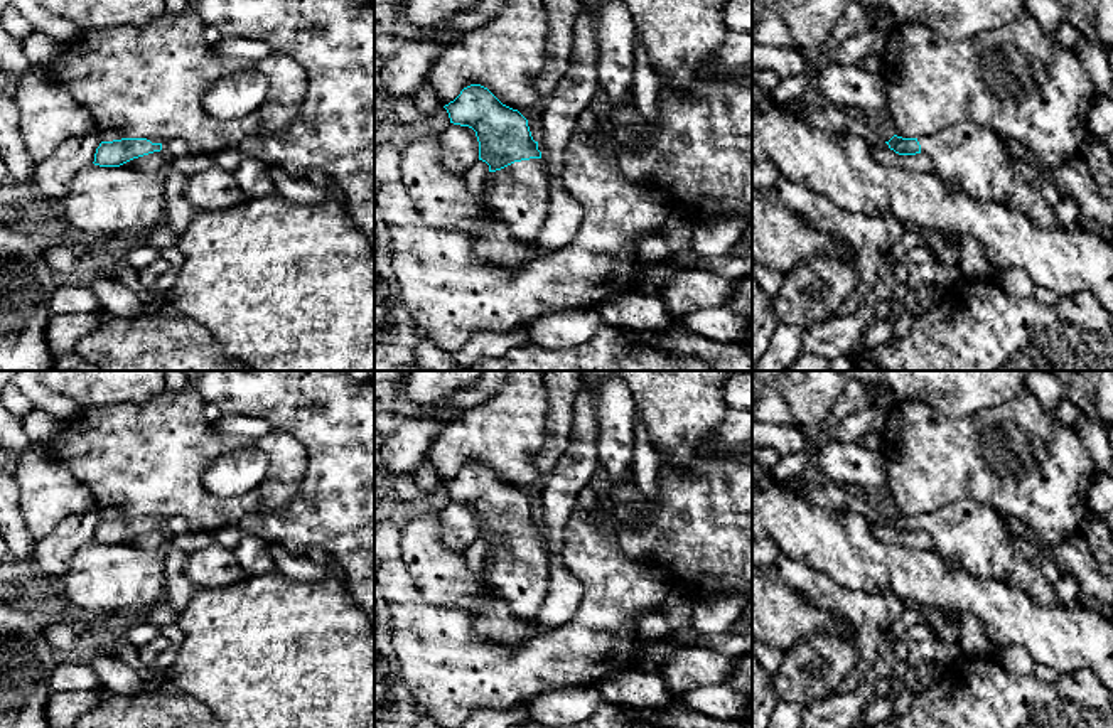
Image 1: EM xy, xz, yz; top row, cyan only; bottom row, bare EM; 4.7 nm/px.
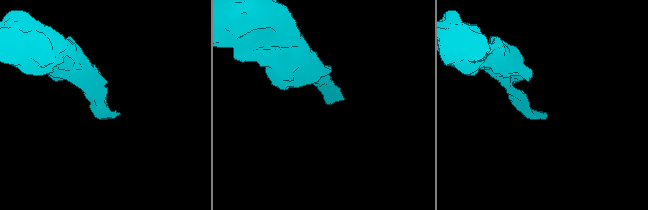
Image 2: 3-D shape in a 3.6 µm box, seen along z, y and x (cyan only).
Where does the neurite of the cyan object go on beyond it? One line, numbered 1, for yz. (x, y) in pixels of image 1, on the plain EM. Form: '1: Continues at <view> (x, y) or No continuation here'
1: Continues at yz (973, 533)

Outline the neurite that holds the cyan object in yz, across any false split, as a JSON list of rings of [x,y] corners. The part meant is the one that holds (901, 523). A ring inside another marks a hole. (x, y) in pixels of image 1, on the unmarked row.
[[[958,500],[924,516],[894,512],[885,519],[899,533],[928,531],[934,549],[954,556],[973,575],[1022,588],[1042,607],[1061,605],[1054,583],[1027,558],[1017,556],[1003,517],[976,500]]]

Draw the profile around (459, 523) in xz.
[[[450,500],[440,511],[442,541],[450,549],[465,551],[479,538],[479,519],[469,504]]]

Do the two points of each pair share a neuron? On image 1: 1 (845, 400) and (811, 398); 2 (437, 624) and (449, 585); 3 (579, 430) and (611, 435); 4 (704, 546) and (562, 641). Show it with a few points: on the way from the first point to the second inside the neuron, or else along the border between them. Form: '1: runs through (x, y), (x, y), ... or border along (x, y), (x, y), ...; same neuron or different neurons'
1: border along (847, 388), (837, 400), (830, 420); different neurons
2: border along (414, 582), (430, 604), (469, 610), (476, 631); different neurons
3: border along (586, 395), (594, 410), (599, 462); different neurons
4: border along (629, 555), (656, 563), (672, 578); different neurons

